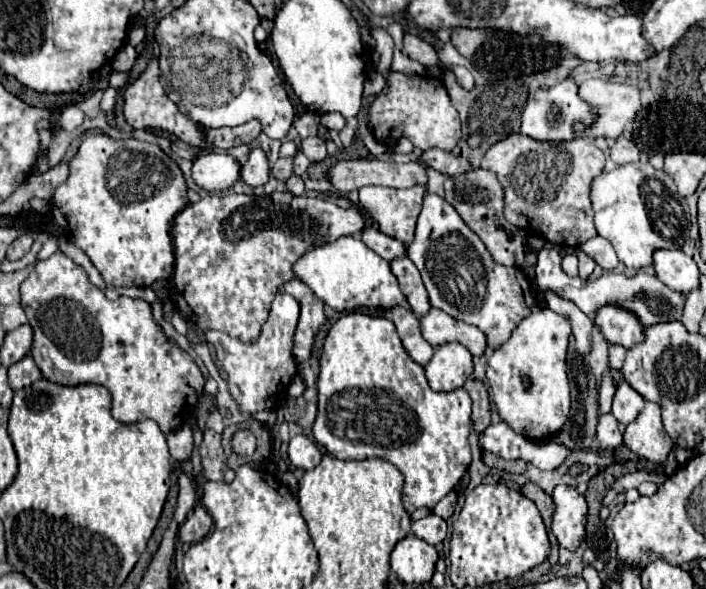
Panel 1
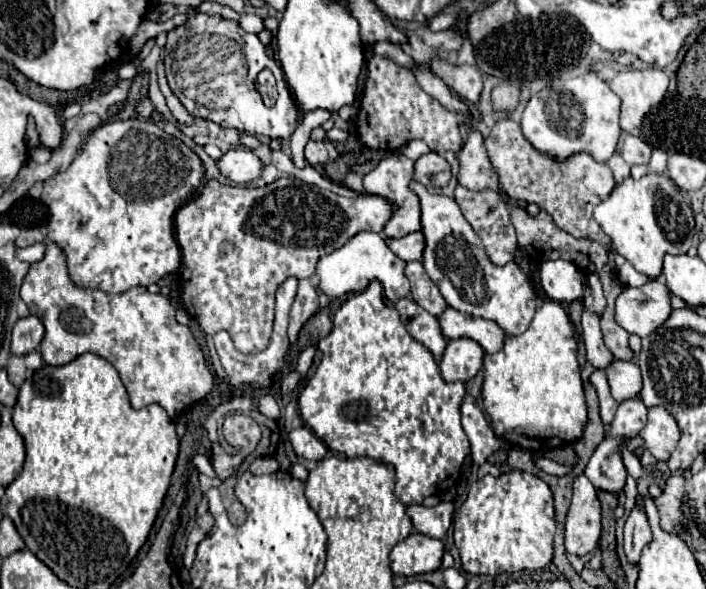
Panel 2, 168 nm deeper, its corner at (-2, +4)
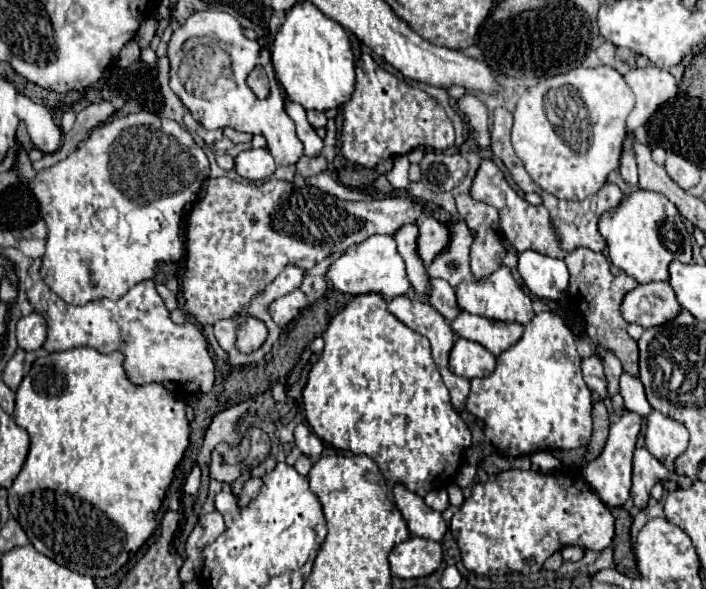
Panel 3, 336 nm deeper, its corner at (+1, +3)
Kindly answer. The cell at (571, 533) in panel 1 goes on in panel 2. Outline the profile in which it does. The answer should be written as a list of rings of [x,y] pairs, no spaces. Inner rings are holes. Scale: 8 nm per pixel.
[[[581,475],[573,483],[573,501],[565,523],[565,549],[573,555],[587,555],[597,549],[601,537],[601,507],[593,483]]]

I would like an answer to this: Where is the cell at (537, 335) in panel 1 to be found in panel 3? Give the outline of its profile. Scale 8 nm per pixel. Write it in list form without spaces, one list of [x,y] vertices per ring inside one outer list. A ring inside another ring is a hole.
[[[544,310],[524,326],[522,338],[498,356],[492,374],[472,380],[472,390],[466,408],[486,424],[484,426],[486,438],[494,444],[494,448],[500,454],[508,458],[532,454],[538,450],[550,450],[550,448],[572,450],[584,446],[588,444],[592,434],[592,418],[590,418],[592,394],[582,380],[580,362],[582,360],[576,352],[574,334],[570,332],[570,328],[564,324],[564,320],[558,314]]]

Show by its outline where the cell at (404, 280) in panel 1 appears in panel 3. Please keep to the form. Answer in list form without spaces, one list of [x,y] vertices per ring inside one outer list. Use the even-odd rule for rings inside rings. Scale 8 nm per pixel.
[[[430,278],[428,304],[432,308],[436,308],[448,322],[452,322],[454,316],[458,316],[458,312],[460,312],[454,290],[450,288],[450,284],[446,280],[438,280],[438,278]]]

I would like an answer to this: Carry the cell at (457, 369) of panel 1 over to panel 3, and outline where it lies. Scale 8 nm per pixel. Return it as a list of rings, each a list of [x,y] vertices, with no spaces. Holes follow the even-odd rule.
[[[458,338],[450,350],[448,368],[456,376],[464,376],[468,380],[476,376],[488,376],[494,370],[496,356],[490,354],[482,344]]]

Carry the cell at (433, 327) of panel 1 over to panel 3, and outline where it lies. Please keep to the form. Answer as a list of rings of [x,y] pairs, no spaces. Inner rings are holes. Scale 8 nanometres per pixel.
[[[460,312],[450,326],[456,336],[482,344],[494,356],[500,356],[506,348],[510,348],[510,344],[514,344],[514,340],[520,340],[524,328],[522,324],[496,322],[468,312]]]

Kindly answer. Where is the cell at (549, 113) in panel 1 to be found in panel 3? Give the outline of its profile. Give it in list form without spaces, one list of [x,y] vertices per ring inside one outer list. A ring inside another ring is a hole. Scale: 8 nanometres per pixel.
[[[578,66],[568,74],[540,80],[520,96],[514,110],[512,146],[540,188],[564,200],[584,200],[620,164],[630,108],[634,108],[634,94],[614,68]]]

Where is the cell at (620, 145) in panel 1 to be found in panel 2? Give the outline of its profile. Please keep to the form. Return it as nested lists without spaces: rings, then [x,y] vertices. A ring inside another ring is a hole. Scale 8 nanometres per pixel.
[[[627,135],[621,145],[621,157],[629,165],[647,165],[649,157],[651,157],[651,147],[643,139]]]

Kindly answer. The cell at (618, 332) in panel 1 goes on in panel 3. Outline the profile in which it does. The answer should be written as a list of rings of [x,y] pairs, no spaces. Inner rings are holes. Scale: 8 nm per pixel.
[[[668,282],[638,284],[620,304],[622,318],[628,324],[640,324],[642,328],[662,326],[678,316],[680,310],[682,308],[678,308],[678,300],[674,300],[674,292],[670,292]]]

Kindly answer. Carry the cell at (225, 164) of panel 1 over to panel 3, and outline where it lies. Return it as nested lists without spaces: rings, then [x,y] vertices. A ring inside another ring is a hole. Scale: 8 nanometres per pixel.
[[[244,150],[234,158],[234,170],[246,180],[264,180],[274,174],[276,164],[268,150]]]

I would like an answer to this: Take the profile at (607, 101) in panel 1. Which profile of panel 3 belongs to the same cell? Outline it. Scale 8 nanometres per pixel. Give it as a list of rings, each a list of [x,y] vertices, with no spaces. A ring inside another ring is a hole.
[[[656,66],[634,68],[624,74],[624,80],[636,96],[636,106],[626,120],[628,132],[642,126],[660,104],[664,104],[678,92],[674,76],[668,70]]]

